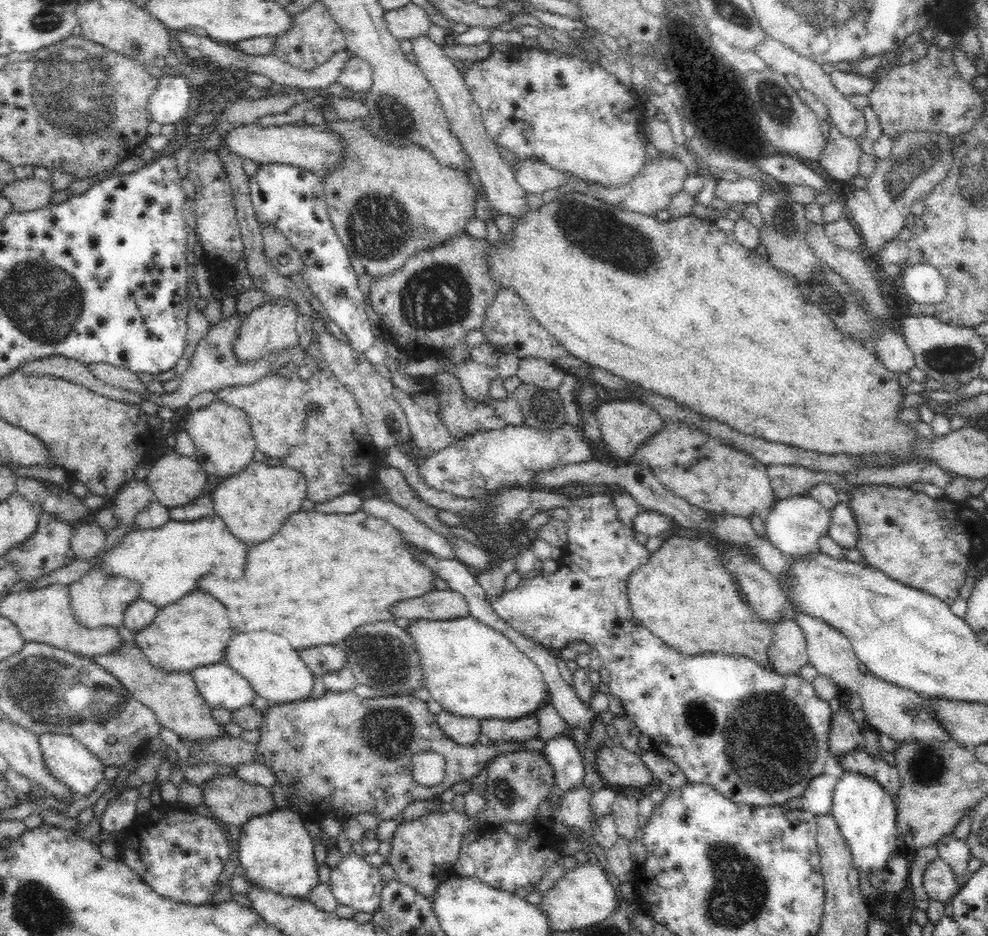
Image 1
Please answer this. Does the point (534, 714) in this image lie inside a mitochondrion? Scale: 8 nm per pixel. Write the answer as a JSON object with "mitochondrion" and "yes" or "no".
{"mitochondrion":"no"}

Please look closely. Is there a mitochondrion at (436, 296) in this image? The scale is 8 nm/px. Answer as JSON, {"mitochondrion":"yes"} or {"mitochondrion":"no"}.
{"mitochondrion":"yes"}

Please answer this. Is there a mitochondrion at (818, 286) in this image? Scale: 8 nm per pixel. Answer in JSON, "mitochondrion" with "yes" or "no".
{"mitochondrion":"yes"}

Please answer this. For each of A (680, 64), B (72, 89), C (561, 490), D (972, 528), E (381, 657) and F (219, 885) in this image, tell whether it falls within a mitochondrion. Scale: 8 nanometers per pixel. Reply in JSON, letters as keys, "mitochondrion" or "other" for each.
{"A":"other","B":"mitochondrion","C":"other","D":"other","E":"mitochondrion","F":"other"}

